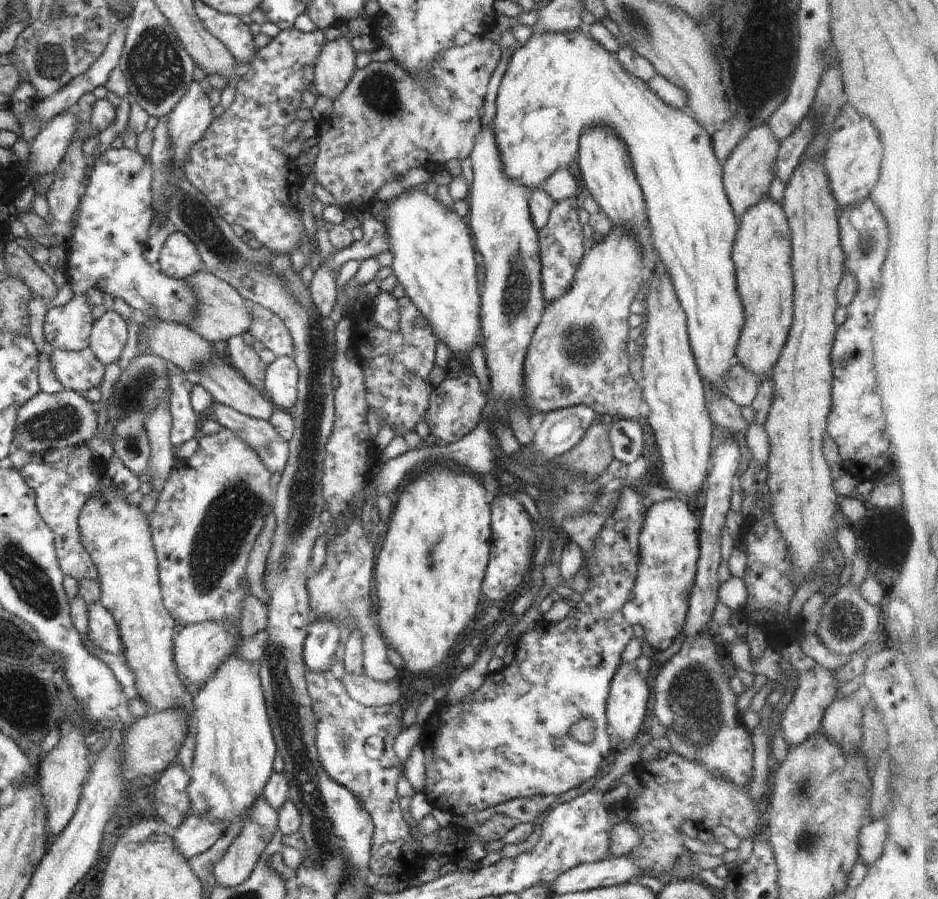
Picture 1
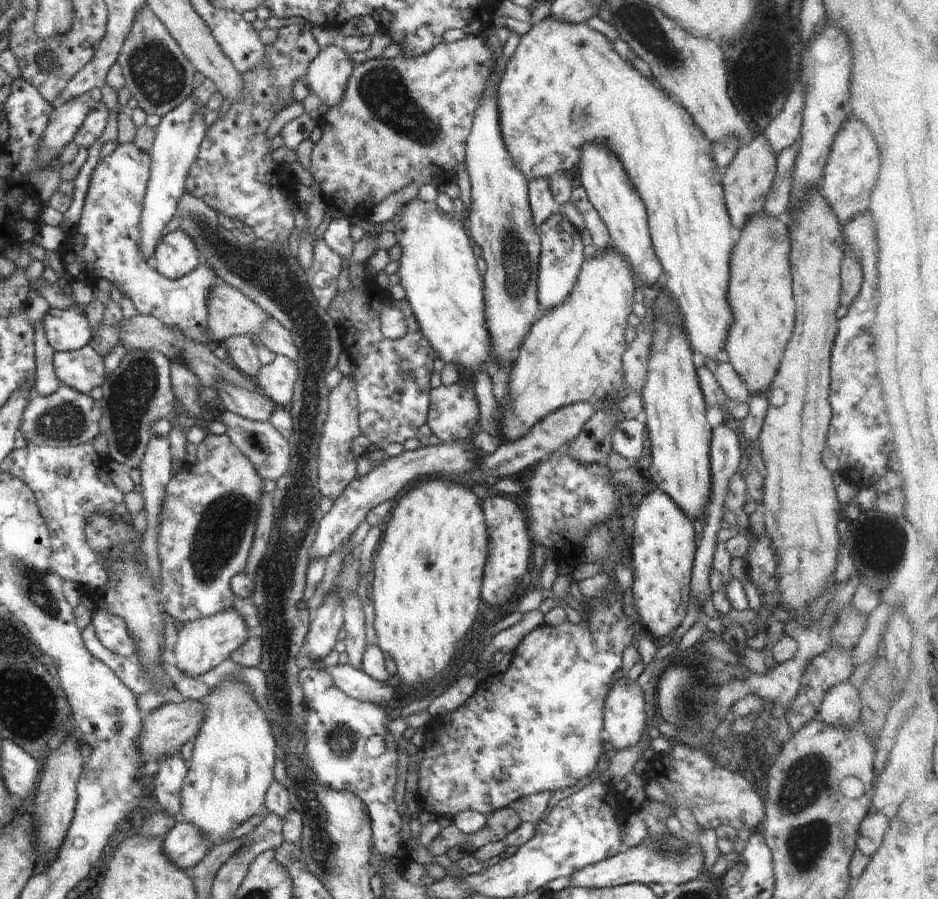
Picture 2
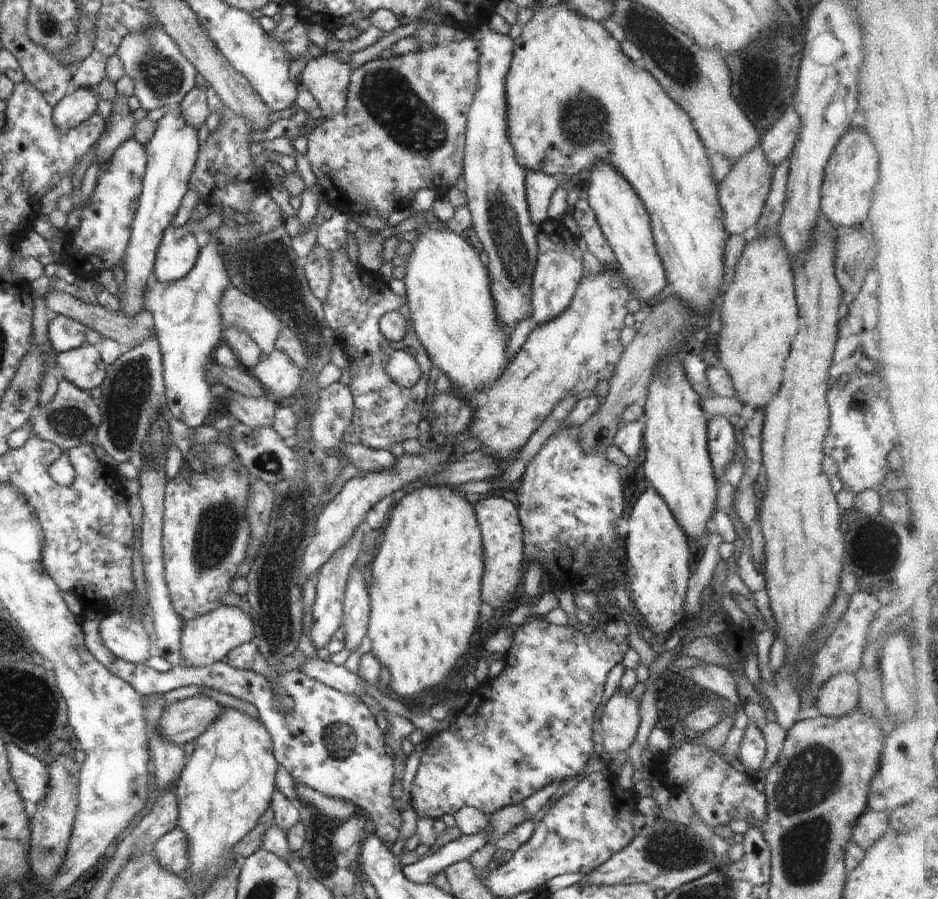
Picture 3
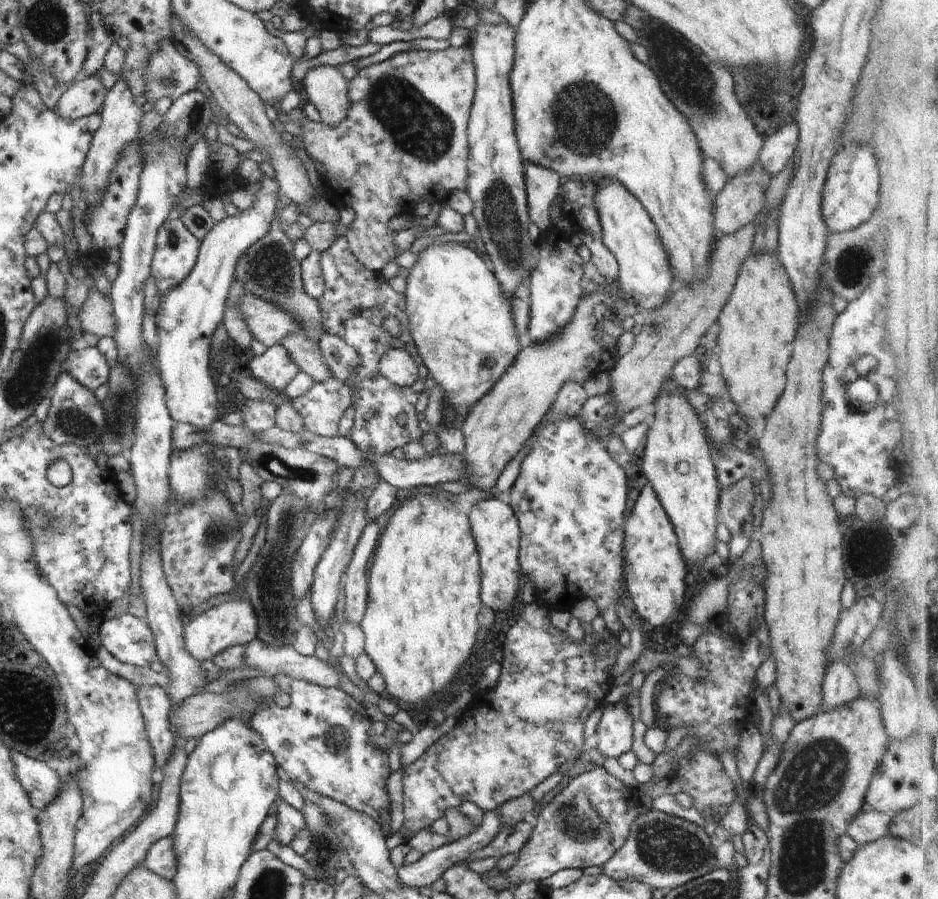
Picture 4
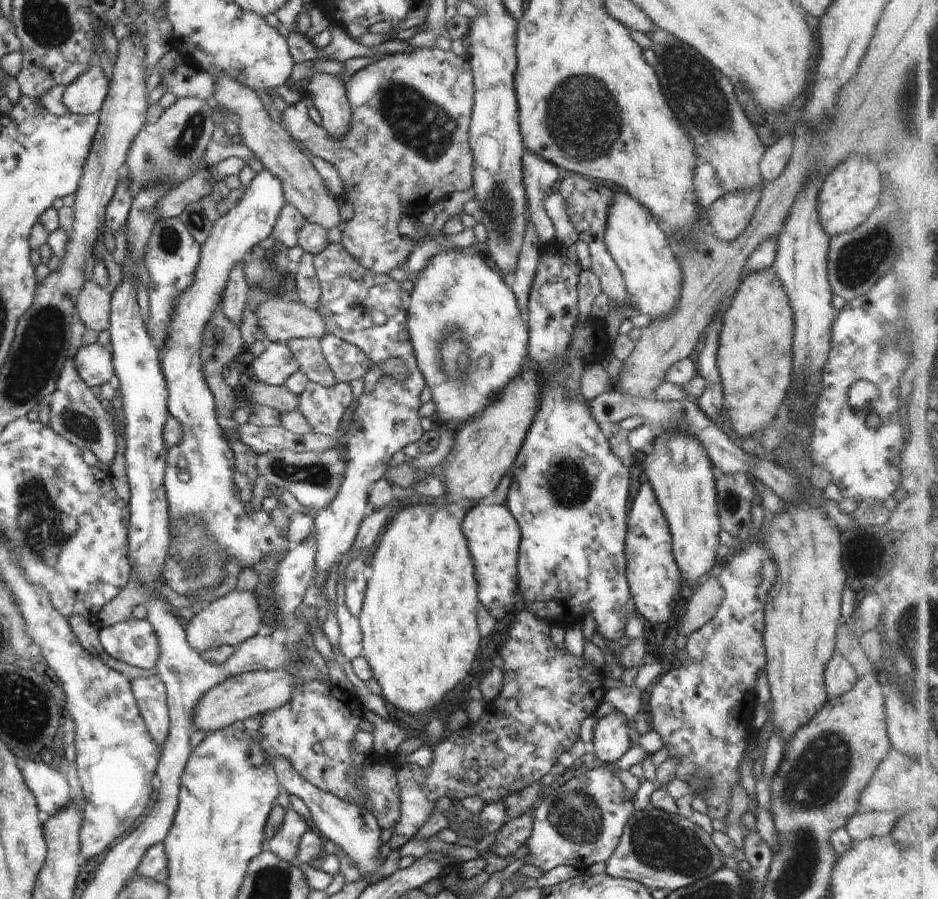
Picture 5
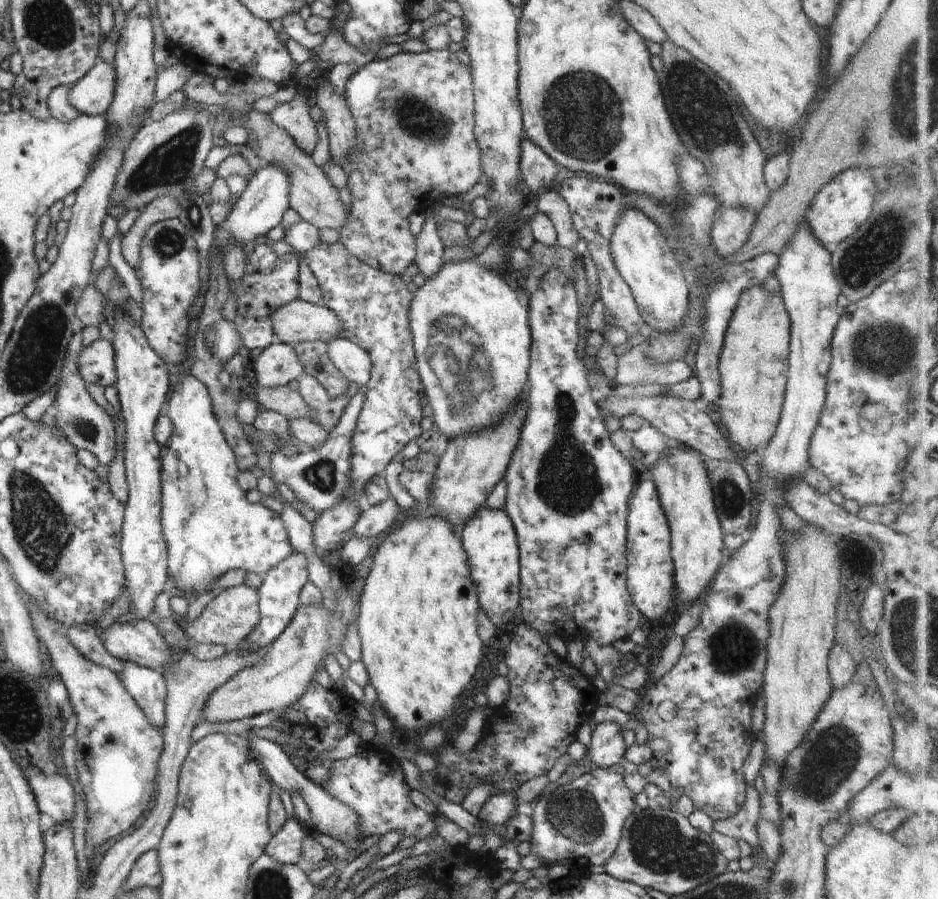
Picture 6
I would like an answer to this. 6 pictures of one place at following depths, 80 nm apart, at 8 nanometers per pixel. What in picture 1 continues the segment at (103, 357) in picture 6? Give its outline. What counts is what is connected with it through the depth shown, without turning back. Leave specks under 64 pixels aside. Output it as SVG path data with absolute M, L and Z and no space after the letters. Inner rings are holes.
M90 348L82 351L54 349L50 364L56 378L66 390L83 394L103 383L105 367Z

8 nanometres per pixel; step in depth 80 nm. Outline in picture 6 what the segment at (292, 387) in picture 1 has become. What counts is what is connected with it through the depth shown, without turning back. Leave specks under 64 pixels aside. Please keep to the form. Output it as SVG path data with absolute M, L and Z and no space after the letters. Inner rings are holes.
M286 343L271 344L254 362L255 380L265 387L293 386L304 373L296 351Z

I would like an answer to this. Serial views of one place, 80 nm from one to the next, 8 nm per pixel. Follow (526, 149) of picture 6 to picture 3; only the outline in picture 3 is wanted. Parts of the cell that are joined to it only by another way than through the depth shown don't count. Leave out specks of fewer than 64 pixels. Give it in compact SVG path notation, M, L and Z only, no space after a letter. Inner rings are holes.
M527 170L525 178L528 210L532 223L536 226L549 220L548 210L554 190L560 186L553 175Z

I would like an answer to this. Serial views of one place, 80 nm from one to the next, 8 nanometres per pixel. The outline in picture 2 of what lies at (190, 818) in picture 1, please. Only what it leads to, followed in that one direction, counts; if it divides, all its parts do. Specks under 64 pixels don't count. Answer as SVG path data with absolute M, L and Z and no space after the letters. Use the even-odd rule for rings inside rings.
M181 819L162 840L164 856L168 856L168 860L180 870L199 864L212 848L212 842L206 840L196 826Z

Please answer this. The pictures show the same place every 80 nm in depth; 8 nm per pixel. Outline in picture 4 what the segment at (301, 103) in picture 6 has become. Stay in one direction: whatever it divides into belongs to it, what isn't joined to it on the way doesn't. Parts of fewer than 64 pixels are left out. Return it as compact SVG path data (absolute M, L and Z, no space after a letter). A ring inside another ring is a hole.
M467 46L461 49L455 49L454 47L448 47L446 50L433 52L412 50L404 53L394 54L392 58L385 62L374 64L368 67L364 67L357 72L356 76L347 82L348 99L350 100L350 110L348 110L348 116L346 120L342 122L340 127L327 128L326 126L316 124L310 121L301 107L297 107L294 110L288 112L291 122L299 122L301 127L301 136L303 138L304 146L307 154L312 160L316 162L322 162L327 172L327 178L334 178L338 184L342 184L342 190L346 190L346 196L350 196L354 202L348 202L352 208L358 208L360 206L366 206L366 214L364 216L358 216L354 218L354 222L350 226L343 228L344 240L348 242L350 252L356 260L373 272L381 272L381 270L389 263L394 263L396 258L402 254L402 250L395 248L395 236L396 233L390 230L388 222L391 218L398 215L411 214L411 210L420 201L427 201L428 203L441 202L445 203L450 193L453 190L464 191L468 188L468 156L469 145L467 138L467 128L469 124L469 118L471 114L471 108L473 104L474 94L476 89L476 78L474 72L474 64L472 62L470 53L467 50Z

